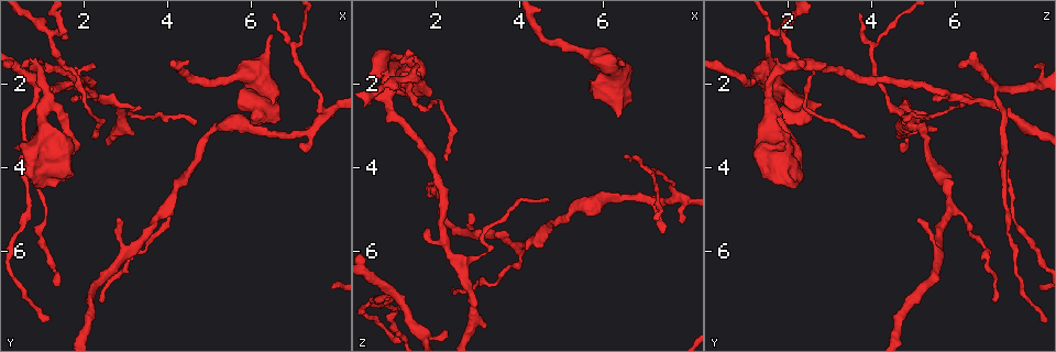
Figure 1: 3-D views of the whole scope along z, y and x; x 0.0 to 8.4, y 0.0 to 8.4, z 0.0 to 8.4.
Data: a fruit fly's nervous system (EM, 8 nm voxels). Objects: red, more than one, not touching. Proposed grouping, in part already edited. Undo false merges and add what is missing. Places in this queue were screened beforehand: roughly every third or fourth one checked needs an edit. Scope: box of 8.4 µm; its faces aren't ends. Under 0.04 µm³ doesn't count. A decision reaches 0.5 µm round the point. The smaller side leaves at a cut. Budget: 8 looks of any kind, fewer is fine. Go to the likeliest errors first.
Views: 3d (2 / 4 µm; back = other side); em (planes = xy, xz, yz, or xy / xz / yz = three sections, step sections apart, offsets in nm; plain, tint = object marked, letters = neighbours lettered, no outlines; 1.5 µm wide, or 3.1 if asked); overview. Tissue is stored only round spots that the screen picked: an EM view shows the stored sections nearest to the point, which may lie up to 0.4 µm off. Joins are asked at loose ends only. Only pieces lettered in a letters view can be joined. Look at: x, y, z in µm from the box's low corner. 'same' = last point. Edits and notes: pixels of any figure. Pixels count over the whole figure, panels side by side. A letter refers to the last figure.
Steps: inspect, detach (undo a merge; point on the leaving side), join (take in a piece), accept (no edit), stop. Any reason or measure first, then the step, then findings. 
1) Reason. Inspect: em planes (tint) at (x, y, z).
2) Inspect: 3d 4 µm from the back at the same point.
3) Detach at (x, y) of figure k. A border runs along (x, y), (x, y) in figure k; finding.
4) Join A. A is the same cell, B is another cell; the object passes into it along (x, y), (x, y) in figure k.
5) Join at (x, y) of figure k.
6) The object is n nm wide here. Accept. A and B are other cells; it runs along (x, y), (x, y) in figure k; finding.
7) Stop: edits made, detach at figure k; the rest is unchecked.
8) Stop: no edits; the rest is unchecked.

Branch stops here. Inspect: 3d 4 µm at (6.30, 2.45, 2.80).

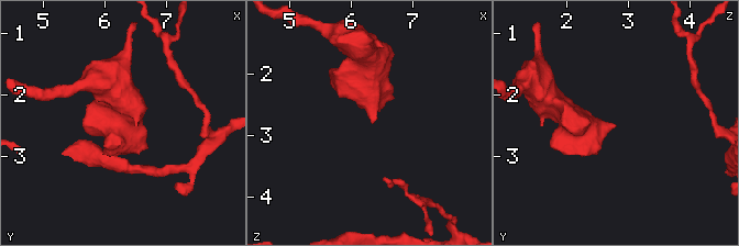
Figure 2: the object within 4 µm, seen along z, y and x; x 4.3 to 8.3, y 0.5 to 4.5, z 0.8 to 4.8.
Now the EM. Inspect: em planes (letters) at (6.30, 2.45, 2.75).

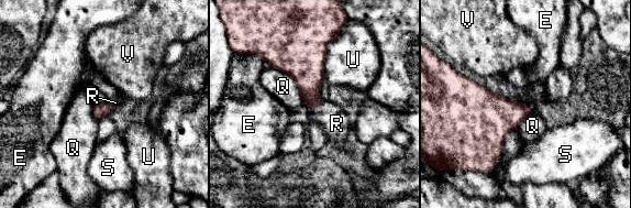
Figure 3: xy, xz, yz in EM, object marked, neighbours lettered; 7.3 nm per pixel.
Join R. R is the same cell, E, Q, S, U and V are other cells; the object passes into it along (308, 72), (317, 105), (336, 123) in figure 3; the neuron continues.

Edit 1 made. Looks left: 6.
Branch stops here. Inspect: em planes (letters) at (6.50, 0.80, 1.55).

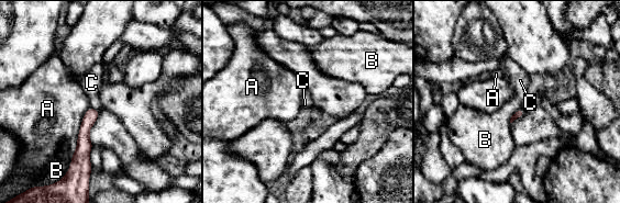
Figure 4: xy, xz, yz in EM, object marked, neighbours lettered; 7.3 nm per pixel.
The longest contact is with A, 440 nm. Accept. A, B and C are other cells; it runs along (91, 111), (84, 131), (85, 170) in figure 4; no lettered piece goes on from it.

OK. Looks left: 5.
Branch stops here. Inspect: em xy step 4 (tint) at (2.80, 5.15, 5.15).

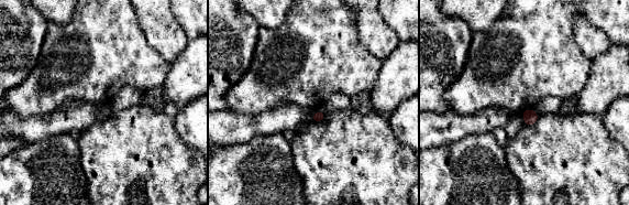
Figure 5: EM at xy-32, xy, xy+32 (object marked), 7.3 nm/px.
Inspect: em planes (letters) at the same point.

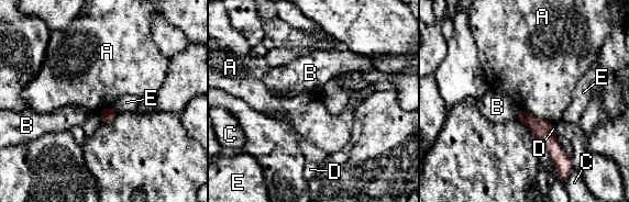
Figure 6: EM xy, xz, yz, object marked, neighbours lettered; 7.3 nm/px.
The object is 90 nm wide here. Accept. A, B, C, D and E are other cells; no lettered piece goes on from it.

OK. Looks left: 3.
Stop: edits made, join at figure 3; the rest is unchecked.

